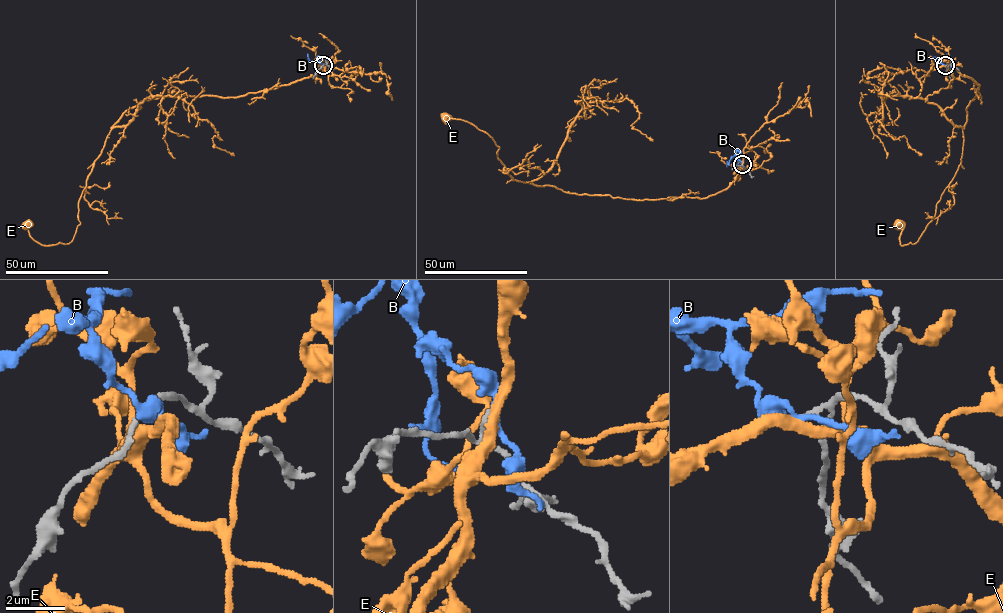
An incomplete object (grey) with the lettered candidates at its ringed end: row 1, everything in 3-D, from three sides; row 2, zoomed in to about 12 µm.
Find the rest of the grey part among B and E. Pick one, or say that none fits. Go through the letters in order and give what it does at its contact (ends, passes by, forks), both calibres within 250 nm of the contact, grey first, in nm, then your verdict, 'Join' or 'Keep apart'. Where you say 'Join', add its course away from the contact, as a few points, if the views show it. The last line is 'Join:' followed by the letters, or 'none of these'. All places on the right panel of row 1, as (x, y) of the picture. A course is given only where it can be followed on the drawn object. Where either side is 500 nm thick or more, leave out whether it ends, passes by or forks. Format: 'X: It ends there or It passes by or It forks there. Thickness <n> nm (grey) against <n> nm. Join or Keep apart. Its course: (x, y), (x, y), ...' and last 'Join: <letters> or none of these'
B: It passes by. Thickness 130 nm (grey) against 170 nm. Keep apart
E: It passes by. Thickness 130 nm (grey) against 340 nm. Keep apart
Join: none of these

